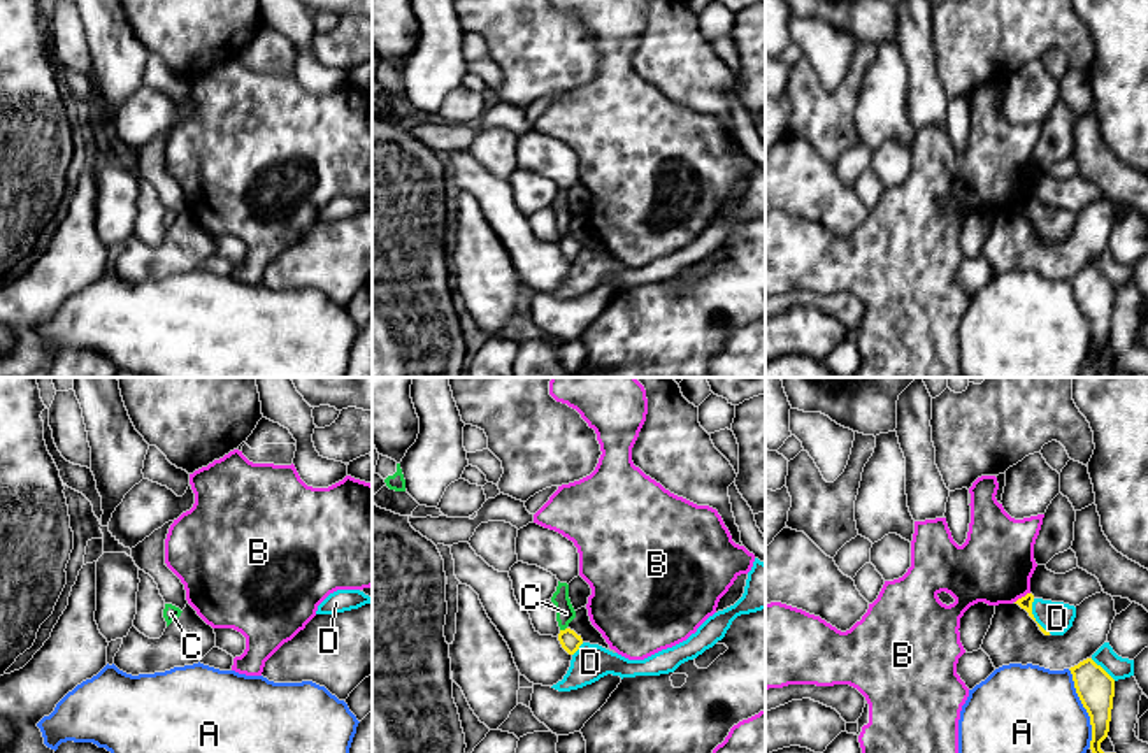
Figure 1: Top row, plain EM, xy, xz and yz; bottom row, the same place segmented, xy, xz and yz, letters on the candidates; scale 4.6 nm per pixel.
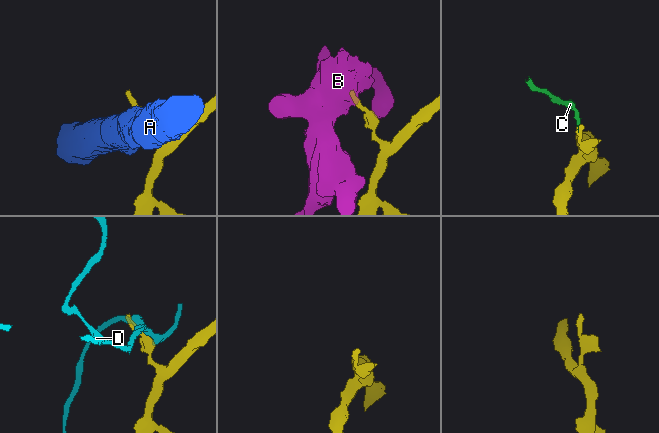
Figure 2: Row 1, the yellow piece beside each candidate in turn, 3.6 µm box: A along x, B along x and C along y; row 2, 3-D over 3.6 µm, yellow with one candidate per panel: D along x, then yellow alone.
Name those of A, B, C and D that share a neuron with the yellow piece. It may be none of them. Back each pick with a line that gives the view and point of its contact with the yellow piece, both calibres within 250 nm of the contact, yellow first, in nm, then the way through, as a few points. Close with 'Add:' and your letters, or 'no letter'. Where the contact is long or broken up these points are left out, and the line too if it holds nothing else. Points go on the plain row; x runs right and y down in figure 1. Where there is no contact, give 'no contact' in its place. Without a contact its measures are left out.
Add: no letter

